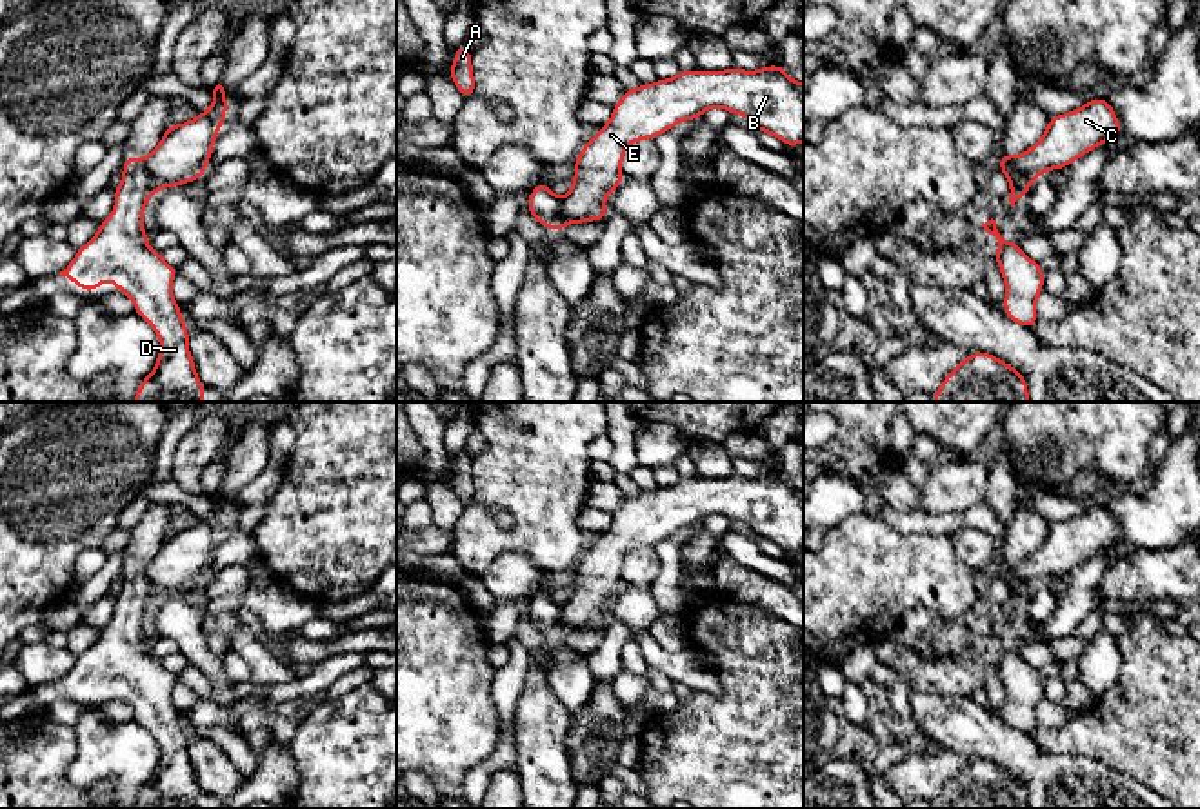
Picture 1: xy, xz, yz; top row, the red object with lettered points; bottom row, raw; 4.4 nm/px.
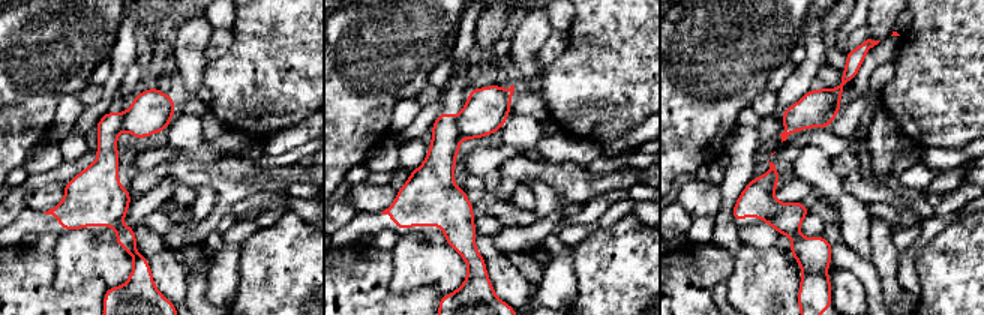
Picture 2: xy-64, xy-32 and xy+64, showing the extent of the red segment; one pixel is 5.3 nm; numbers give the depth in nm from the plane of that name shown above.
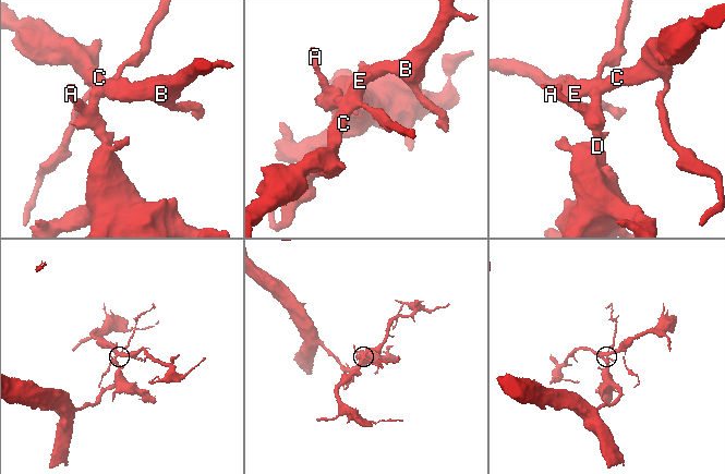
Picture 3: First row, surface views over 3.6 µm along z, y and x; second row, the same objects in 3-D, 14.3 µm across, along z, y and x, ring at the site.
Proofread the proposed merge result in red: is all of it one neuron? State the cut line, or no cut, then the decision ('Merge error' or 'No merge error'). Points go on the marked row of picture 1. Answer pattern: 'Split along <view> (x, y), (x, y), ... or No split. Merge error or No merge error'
Split along xy (146, 159), (146, 169), (159, 188). Merge error

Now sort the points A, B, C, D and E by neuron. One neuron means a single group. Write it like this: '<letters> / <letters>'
A D / B C E

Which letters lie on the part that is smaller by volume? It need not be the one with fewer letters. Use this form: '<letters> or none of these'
B, C, E

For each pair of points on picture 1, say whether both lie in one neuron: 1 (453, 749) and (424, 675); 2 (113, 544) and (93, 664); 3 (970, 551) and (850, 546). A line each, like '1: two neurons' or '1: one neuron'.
1: one neuron
2: two neurons
3: two neurons

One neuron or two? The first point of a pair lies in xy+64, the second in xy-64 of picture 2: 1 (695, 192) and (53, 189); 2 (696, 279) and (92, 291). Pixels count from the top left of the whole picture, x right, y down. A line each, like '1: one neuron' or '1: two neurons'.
1: one neuron
2: one neuron

